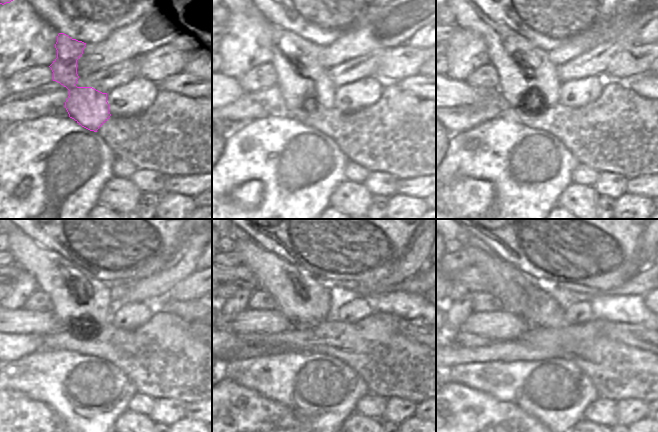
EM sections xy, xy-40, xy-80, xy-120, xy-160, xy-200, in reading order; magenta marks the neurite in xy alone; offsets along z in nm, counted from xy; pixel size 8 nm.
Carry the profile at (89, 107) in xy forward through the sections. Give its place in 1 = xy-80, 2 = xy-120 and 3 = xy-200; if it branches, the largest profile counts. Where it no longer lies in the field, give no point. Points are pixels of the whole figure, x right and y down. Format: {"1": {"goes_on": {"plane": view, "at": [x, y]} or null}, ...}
{"1": {"goes_on": {"plane": "xy-80", "at": [523, 68]}}, "2": {"goes_on": {"plane": "xy-120", "at": [74, 293]}}, "3": {"goes_on": {"plane": "xy-200", "at": [506, 275]}}}

